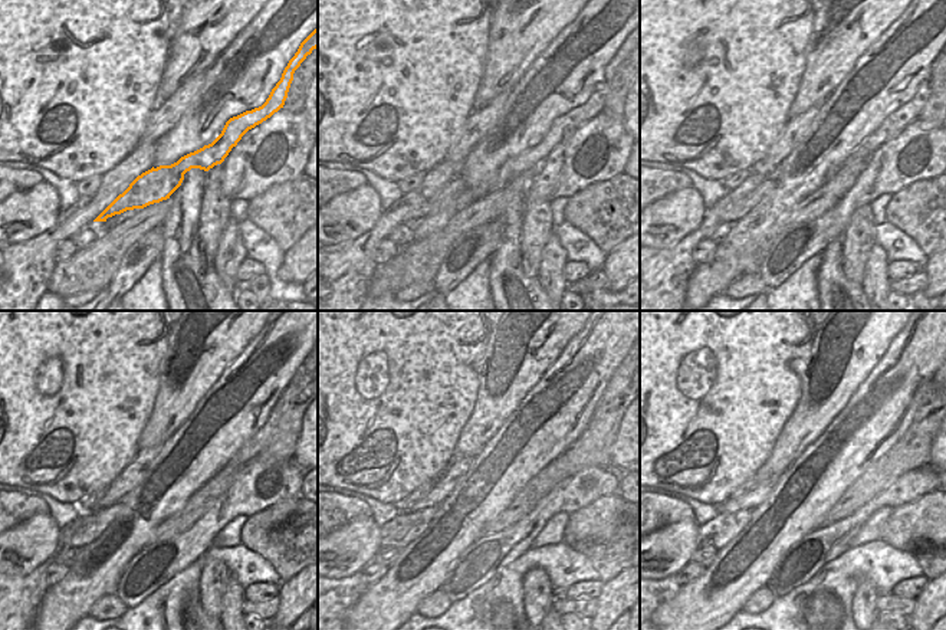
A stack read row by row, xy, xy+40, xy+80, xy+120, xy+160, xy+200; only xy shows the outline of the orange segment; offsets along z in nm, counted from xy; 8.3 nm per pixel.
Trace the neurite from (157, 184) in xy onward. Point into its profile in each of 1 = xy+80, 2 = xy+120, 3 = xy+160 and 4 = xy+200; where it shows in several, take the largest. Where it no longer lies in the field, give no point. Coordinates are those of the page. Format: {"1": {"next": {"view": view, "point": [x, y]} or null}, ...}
{"1": {"next": {"view": "xy+80", "point": [894, 124]}}, "2": {"next": {"view": "xy+120", "point": [91, 524]}}, "3": {"next": {"view": "xy+160", "point": [406, 527]}}, "4": {"next": {"view": "xy+200", "point": [725, 527]}}}

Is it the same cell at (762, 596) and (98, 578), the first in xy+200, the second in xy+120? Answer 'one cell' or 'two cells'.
two cells

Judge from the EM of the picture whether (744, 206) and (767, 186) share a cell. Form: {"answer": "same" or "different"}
{"answer": "same"}

